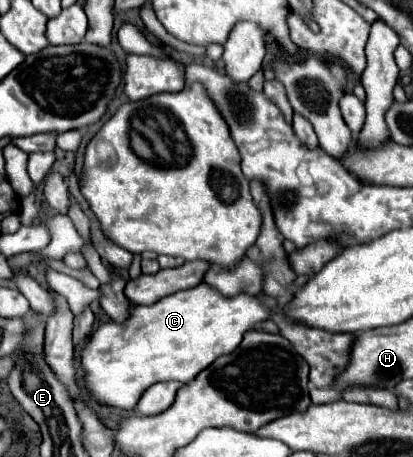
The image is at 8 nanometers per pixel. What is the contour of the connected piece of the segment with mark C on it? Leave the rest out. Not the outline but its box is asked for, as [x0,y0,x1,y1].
[81,282,271,410]

